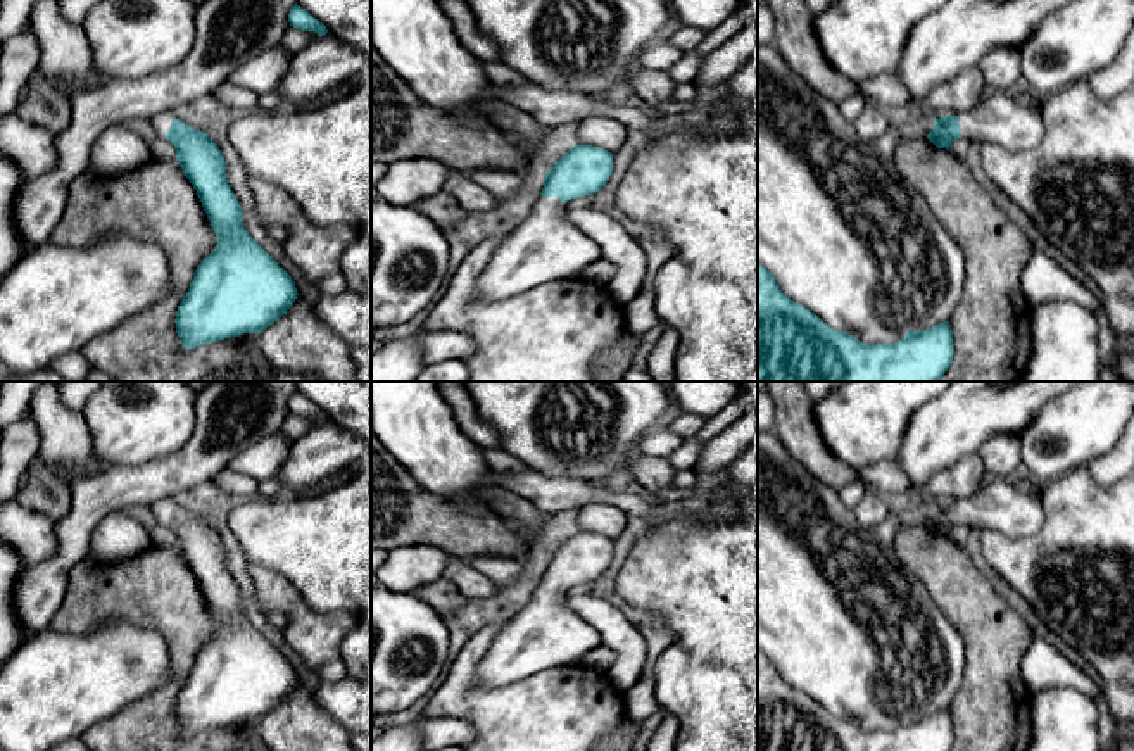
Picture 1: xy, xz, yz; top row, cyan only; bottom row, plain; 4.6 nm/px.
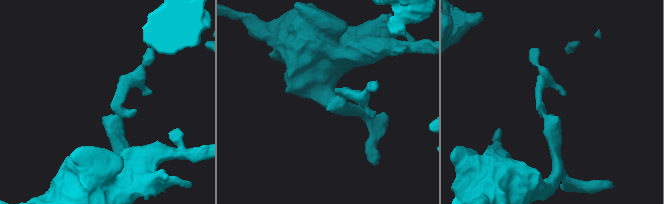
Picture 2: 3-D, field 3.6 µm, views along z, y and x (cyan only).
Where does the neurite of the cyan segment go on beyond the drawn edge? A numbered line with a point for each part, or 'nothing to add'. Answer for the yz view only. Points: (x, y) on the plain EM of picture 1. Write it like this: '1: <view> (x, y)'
1: yz (998, 504)

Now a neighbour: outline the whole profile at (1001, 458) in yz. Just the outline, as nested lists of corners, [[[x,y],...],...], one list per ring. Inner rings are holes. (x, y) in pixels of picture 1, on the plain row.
[[[1020,435],[989,437],[977,454],[987,476],[1013,478],[1022,473]]]

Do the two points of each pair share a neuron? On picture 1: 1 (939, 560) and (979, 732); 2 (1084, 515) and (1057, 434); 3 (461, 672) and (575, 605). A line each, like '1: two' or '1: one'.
1: one
2: two
3: two

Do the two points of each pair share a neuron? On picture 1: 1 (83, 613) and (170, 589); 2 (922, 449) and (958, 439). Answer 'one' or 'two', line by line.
1: one
2: one

